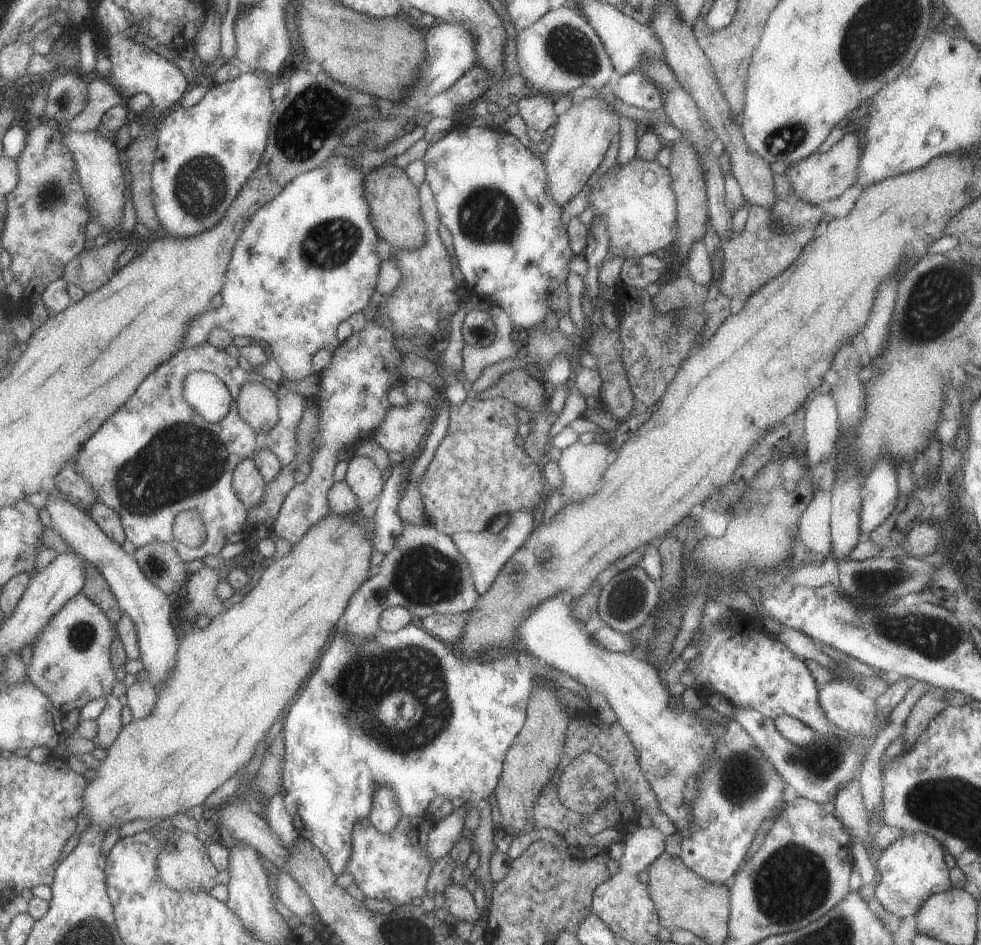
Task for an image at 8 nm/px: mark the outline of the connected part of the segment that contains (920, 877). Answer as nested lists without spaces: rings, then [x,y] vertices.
[[[903,832],[882,850],[876,861],[877,883],[873,899],[883,906],[883,910],[895,914],[901,920],[915,917],[927,896],[951,889],[948,876],[950,866],[945,863],[945,853],[943,846],[933,836],[927,836],[923,832]]]

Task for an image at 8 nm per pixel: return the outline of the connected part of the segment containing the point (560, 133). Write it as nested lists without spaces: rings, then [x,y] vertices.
[[[591,96],[583,102],[575,102],[575,105],[569,107],[557,119],[557,124],[551,132],[552,144],[542,159],[547,170],[549,194],[561,208],[572,202],[573,198],[585,188],[587,180],[603,160],[611,138],[619,133],[618,116],[610,104],[603,102],[597,96]]]

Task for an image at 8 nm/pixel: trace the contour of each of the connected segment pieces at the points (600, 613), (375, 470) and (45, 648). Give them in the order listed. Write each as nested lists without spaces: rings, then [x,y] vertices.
[[[639,566],[615,574],[600,590],[596,618],[613,631],[628,632],[641,626],[653,614],[658,600],[658,585]]]
[[[356,455],[349,461],[346,482],[361,504],[373,506],[385,488],[383,473],[373,460]]]
[[[82,592],[59,610],[32,645],[25,659],[26,675],[50,696],[53,705],[62,713],[81,709],[101,696],[110,696],[117,682],[116,664],[111,654],[115,634],[115,624],[105,610]]]

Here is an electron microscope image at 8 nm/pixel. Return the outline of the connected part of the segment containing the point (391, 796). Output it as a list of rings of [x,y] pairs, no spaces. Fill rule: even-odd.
[[[381,786],[375,794],[375,806],[370,815],[371,824],[383,834],[391,834],[403,820],[397,792],[391,786]]]

